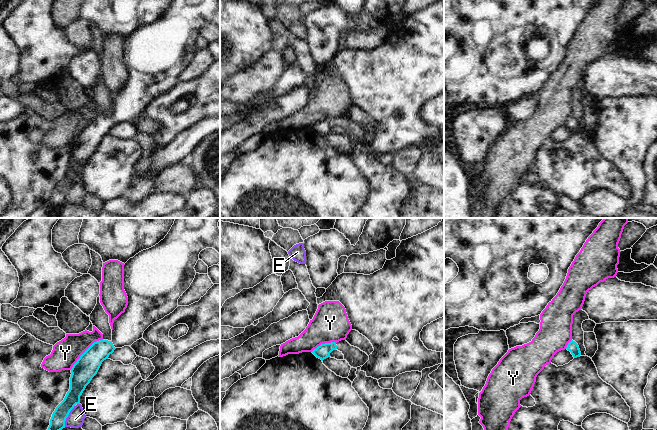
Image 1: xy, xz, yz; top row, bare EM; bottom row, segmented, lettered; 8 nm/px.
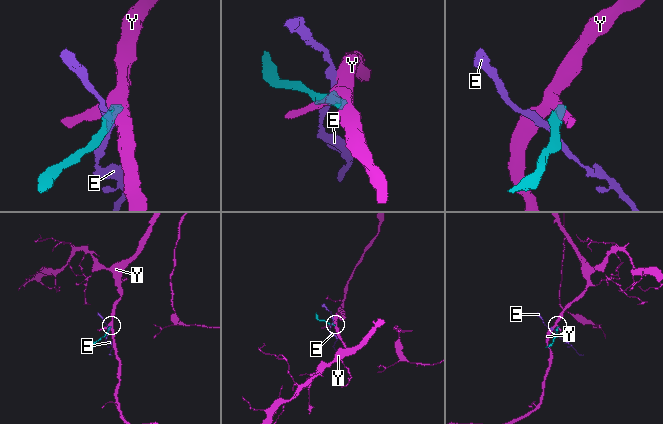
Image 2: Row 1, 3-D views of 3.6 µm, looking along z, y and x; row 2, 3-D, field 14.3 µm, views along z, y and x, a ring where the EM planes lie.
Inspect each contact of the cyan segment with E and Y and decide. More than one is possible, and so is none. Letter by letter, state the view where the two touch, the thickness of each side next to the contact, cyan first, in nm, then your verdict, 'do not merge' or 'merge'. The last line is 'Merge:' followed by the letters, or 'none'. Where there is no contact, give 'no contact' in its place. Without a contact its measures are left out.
E: xy | 130/140 nm | do not merge
Y: xy | 190/220 nm | do not merge
Merge: none

